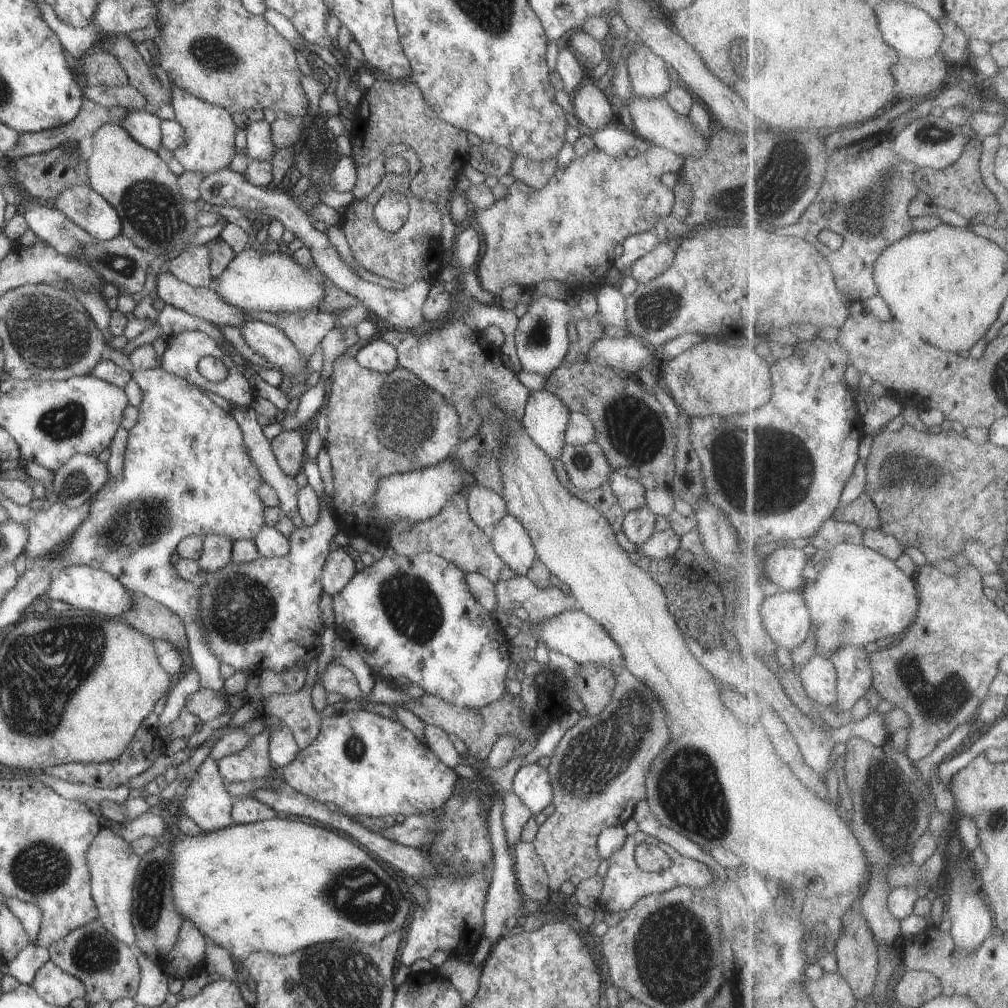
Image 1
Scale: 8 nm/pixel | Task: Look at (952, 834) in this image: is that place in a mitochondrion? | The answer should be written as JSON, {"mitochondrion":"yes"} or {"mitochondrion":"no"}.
{"mitochondrion":"no"}

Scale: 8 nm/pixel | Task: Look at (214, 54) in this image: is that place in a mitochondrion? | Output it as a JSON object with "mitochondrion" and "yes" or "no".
{"mitochondrion":"yes"}

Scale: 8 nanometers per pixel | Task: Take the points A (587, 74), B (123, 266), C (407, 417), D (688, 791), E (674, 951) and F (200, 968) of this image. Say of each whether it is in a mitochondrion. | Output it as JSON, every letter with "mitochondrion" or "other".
{"A":"other","B":"mitochondrion","C":"mitochondrion","D":"mitochondrion","E":"mitochondrion","F":"other"}

